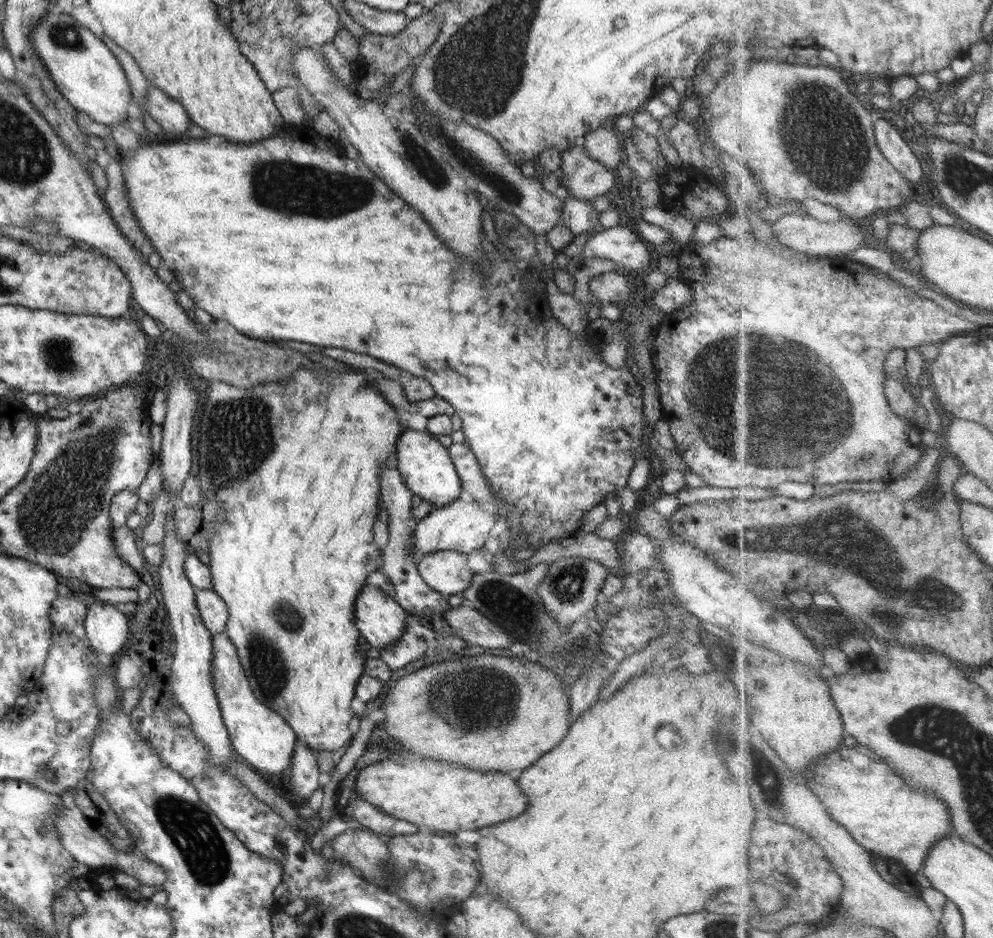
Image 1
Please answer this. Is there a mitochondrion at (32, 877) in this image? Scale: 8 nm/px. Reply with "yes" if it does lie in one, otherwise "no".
no

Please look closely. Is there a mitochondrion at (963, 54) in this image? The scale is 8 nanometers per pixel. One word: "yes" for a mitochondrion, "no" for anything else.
no

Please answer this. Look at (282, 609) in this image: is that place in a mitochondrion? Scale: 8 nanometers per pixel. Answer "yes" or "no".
yes

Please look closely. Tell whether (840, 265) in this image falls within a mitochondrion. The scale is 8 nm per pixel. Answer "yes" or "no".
no

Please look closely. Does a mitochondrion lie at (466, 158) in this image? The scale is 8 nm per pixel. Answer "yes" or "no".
yes

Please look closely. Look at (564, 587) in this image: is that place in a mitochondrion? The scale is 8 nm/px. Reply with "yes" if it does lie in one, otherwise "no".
yes

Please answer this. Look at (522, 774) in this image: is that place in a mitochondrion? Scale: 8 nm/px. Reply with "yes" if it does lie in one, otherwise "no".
no

